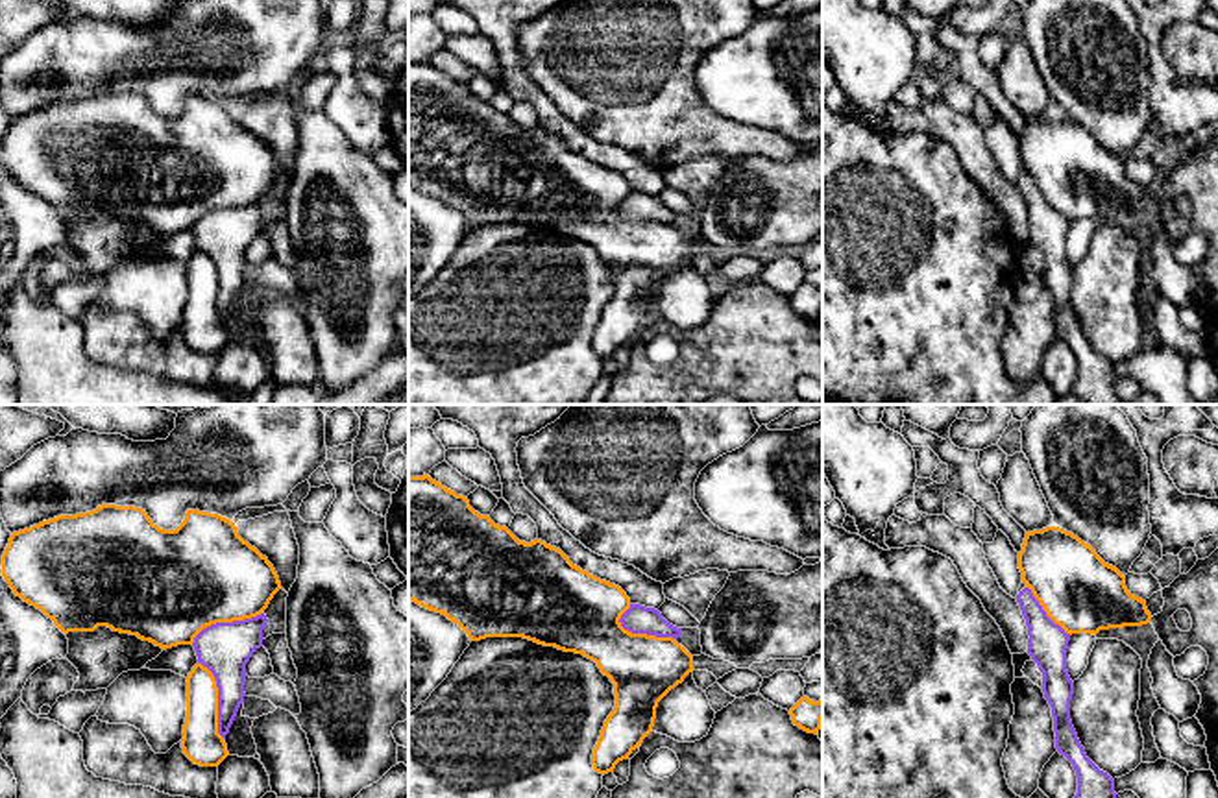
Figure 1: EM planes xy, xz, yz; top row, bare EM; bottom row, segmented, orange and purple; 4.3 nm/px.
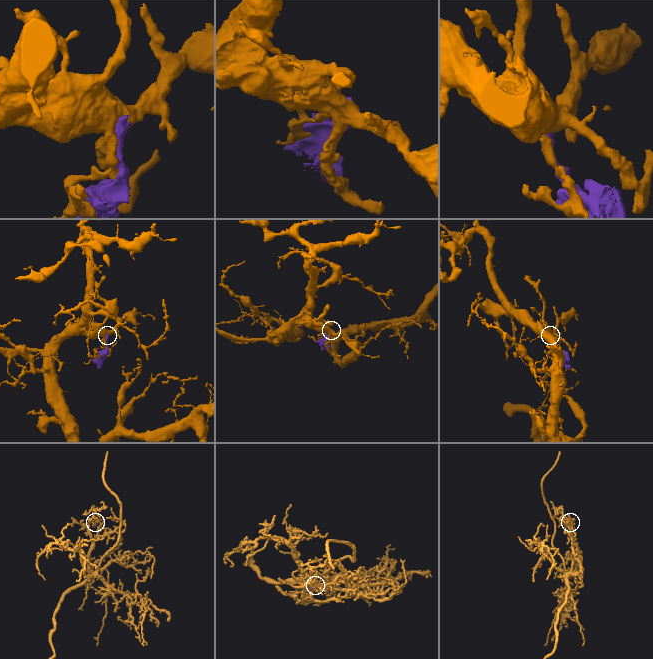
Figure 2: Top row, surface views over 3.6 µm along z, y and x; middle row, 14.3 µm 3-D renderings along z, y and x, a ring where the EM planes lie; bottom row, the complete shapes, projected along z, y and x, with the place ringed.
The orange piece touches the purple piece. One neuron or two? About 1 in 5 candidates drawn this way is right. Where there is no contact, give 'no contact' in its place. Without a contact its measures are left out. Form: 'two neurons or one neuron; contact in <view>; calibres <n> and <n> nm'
two neurons; contact in xy; calibres 170 and 220 nm

